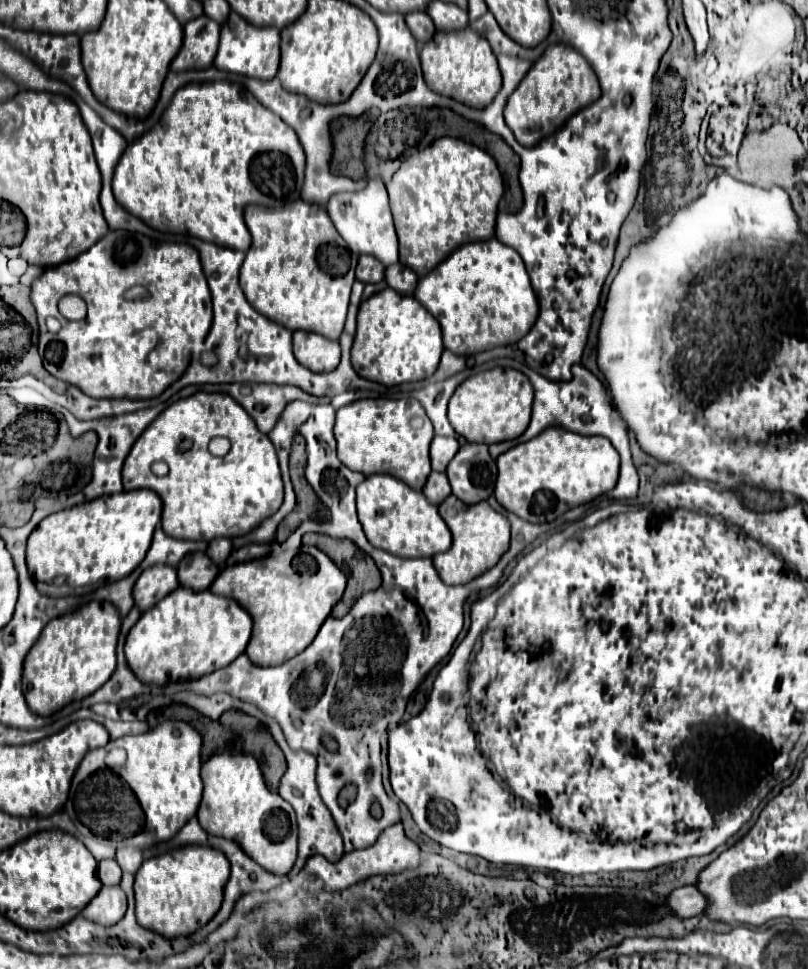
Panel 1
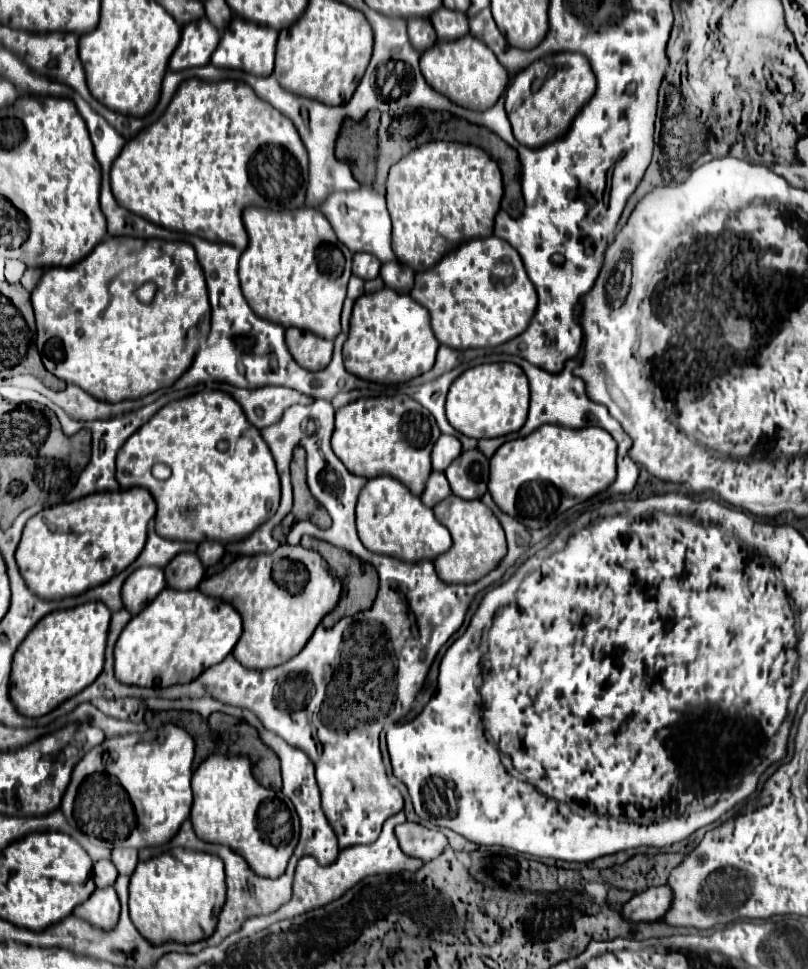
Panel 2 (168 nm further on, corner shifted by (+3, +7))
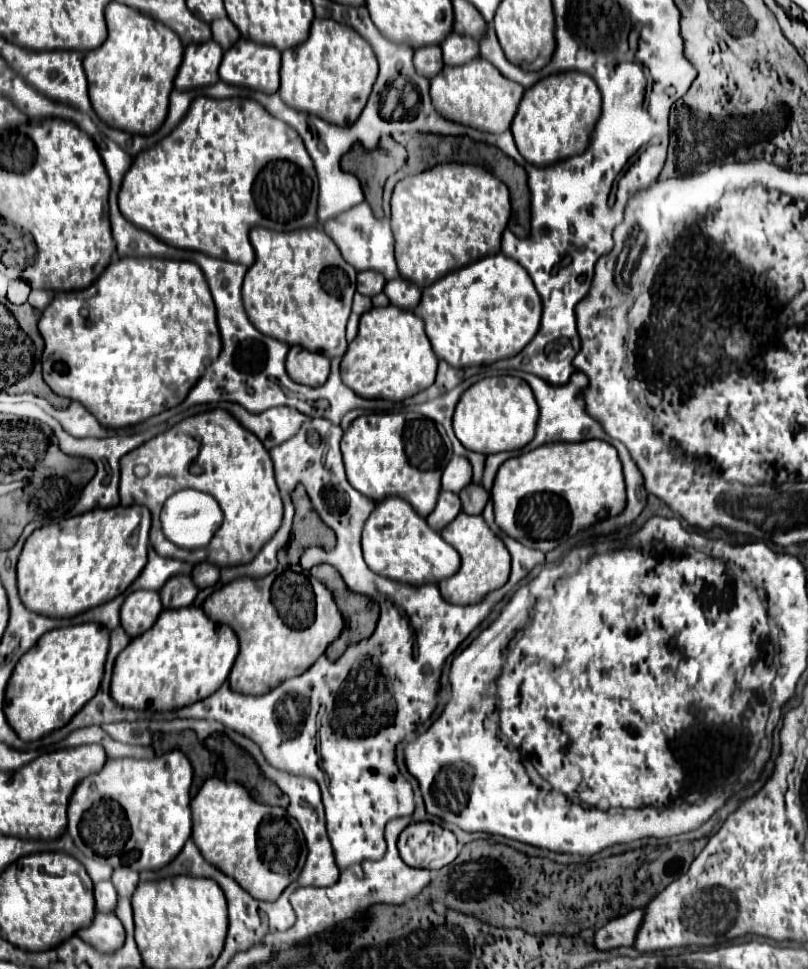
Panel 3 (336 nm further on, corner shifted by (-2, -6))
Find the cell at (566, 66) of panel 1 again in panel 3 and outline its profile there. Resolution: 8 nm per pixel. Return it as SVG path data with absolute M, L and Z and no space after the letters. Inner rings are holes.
M563 71L541 79L525 91L511 125L511 133L527 163L547 167L587 149L599 113L601 93L595 81L579 71Z

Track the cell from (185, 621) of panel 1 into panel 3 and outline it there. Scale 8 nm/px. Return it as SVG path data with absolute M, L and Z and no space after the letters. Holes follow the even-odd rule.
M199 607L167 609L143 635L117 655L109 695L135 711L175 711L213 695L229 677L239 643L231 627L207 619Z

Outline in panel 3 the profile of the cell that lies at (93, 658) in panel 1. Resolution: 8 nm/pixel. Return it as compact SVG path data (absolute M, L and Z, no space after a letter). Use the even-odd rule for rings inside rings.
M99 623L55 629L43 635L23 659L19 659L7 689L5 717L23 741L37 741L55 729L65 727L71 717L95 695L103 677L103 665L109 649L109 631Z

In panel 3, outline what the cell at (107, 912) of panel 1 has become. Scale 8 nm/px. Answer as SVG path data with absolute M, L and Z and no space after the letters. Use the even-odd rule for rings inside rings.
M97 913L89 927L77 931L77 937L81 937L99 953L113 953L121 949L125 943L125 931L121 921L115 917L115 913L111 915Z

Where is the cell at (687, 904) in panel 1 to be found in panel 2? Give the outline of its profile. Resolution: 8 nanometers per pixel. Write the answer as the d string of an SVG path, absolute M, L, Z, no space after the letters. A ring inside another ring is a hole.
M664 884L636 894L630 902L624 904L622 912L626 914L626 918L634 918L634 922L662 920L670 910L672 900L674 900L674 892L670 890L668 884Z

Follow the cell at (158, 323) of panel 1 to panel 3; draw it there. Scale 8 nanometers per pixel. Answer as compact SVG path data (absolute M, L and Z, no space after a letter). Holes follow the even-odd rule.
M157 257L115 259L91 287L87 287L83 291L71 291L71 293L61 291L61 293L57 293L55 299L51 301L51 305L41 315L39 331L45 339L45 351L43 351L43 379L45 379L45 383L51 387L53 393L67 397L71 401L79 401L107 429L137 425L137 423L141 423L153 415L159 415L165 409L177 407L187 397L189 389L205 373L207 363L215 361L221 353L221 335L219 335L217 317L215 317L215 303L213 303L213 297L209 293L203 271L199 269L199 265L195 265L191 261L175 261L175 259L157 259ZM87 319L91 319L95 323L91 329L85 327Z

